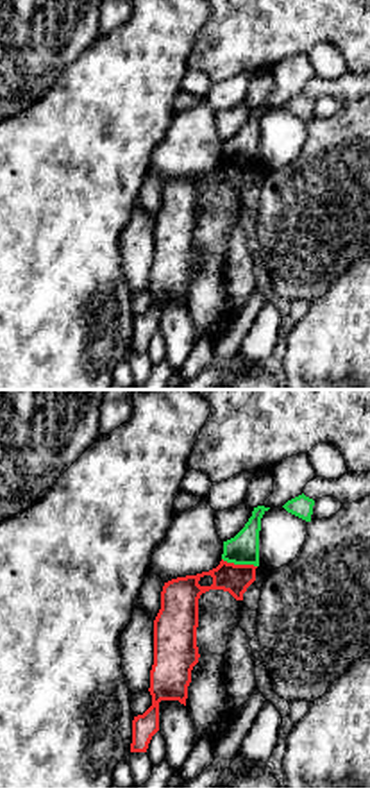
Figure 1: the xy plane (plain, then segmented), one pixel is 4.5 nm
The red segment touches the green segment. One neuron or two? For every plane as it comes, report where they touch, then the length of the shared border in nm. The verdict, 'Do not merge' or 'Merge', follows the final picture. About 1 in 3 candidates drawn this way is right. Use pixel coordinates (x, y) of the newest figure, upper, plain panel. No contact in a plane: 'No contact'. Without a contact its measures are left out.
Touches red at (240, 165). Shared border 170 nm

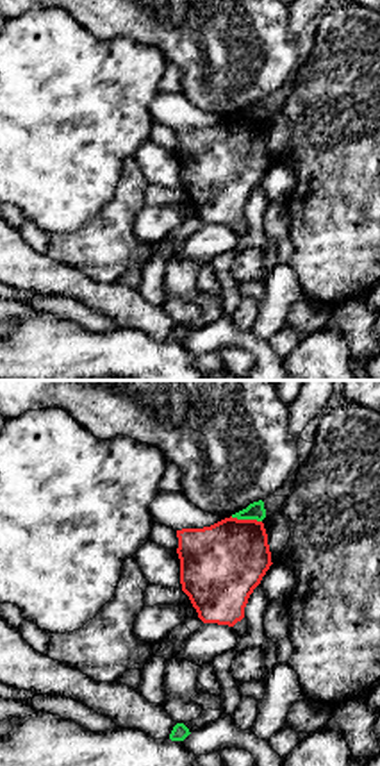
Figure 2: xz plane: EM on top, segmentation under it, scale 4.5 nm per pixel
Touches red at (247, 120). Shared border 150 nm

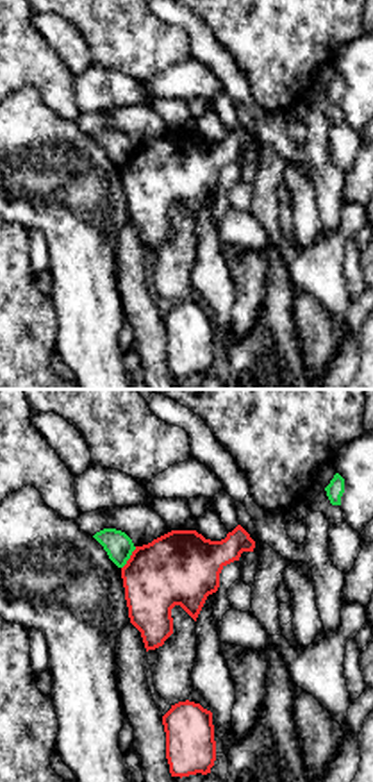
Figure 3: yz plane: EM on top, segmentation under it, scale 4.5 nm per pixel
Touches red at (131, 158). Shared border 120 nm

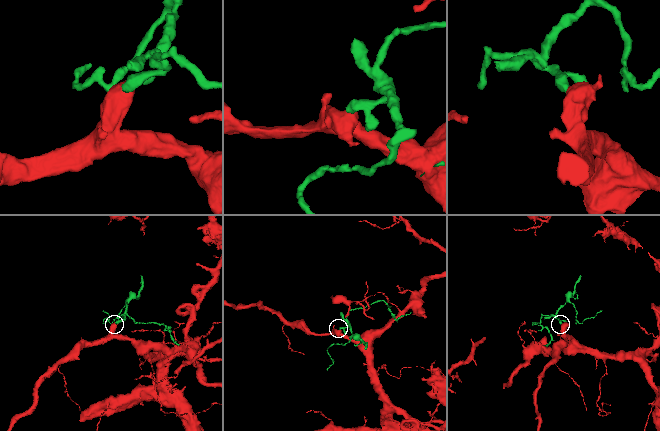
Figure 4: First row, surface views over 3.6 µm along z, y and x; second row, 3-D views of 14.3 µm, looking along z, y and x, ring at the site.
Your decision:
Do not merge

